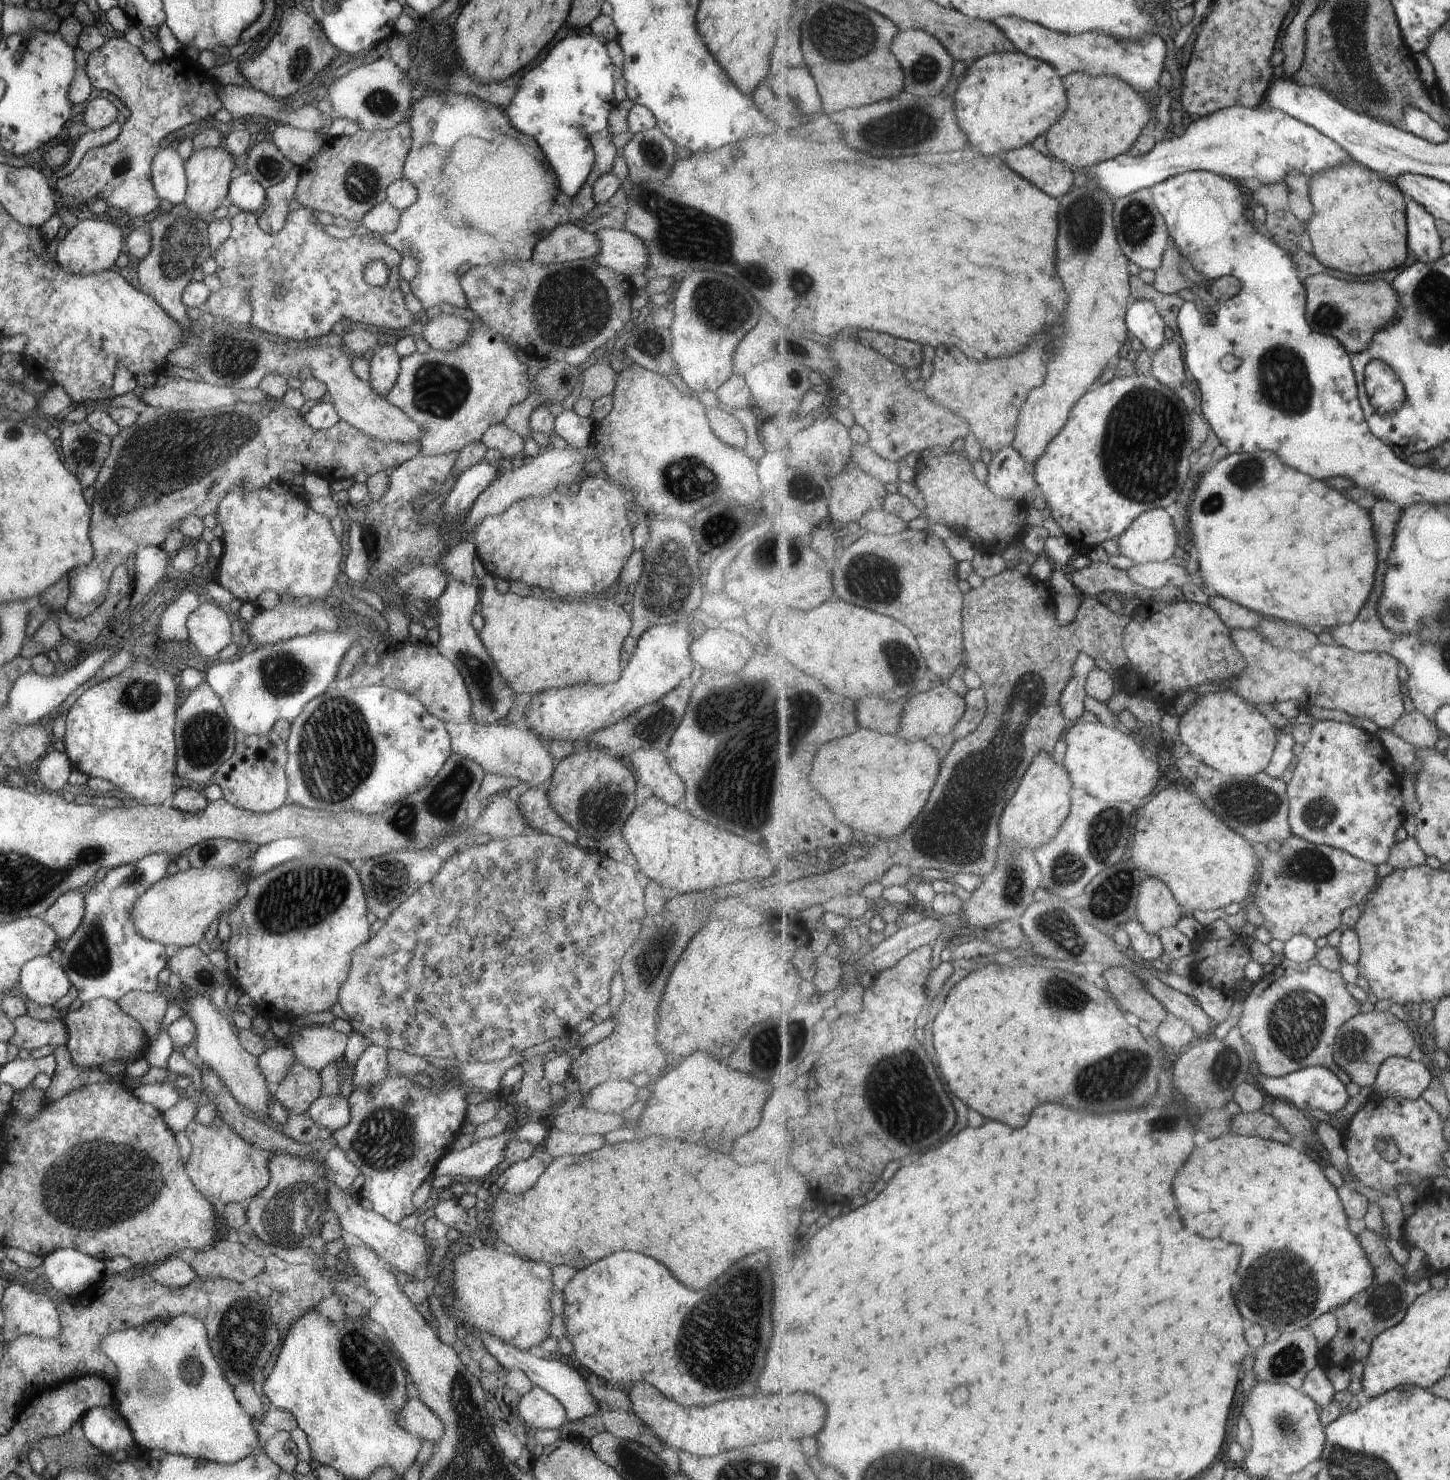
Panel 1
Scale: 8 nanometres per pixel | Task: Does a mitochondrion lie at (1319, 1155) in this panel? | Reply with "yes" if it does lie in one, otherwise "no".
no

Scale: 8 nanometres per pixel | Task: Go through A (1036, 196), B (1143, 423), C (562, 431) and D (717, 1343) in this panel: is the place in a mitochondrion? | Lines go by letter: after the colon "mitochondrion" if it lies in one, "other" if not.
A: other
B: mitochondrion
C: other
D: mitochondrion

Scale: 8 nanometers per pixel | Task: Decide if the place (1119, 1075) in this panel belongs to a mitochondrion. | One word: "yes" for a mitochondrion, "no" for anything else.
yes

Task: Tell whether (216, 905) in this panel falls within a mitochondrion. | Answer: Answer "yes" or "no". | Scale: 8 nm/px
no

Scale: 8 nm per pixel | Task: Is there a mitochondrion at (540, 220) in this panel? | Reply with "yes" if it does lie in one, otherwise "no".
no

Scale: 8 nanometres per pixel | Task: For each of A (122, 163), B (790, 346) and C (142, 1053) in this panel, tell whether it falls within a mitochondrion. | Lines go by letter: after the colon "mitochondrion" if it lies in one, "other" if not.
A: mitochondrion
B: mitochondrion
C: other

